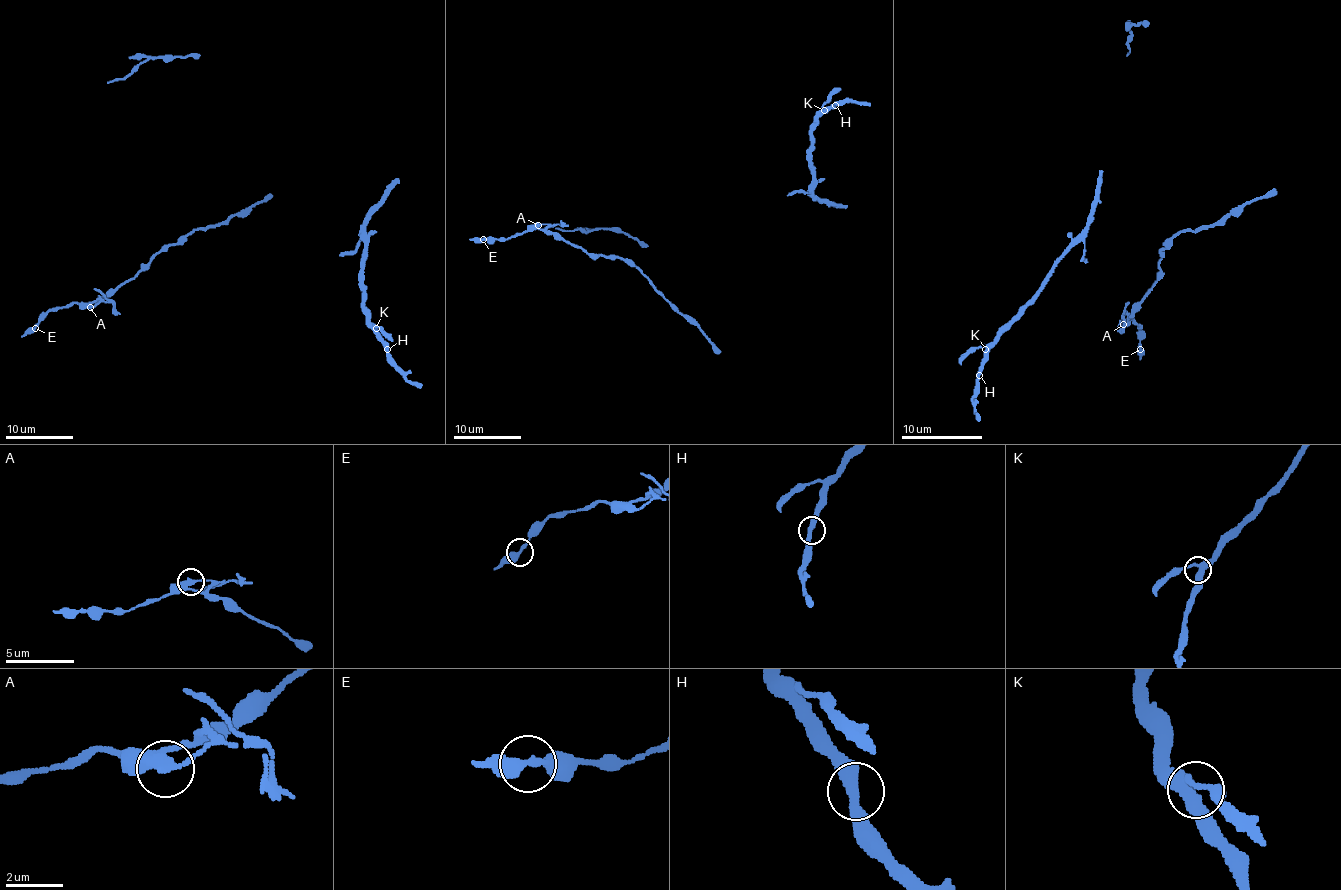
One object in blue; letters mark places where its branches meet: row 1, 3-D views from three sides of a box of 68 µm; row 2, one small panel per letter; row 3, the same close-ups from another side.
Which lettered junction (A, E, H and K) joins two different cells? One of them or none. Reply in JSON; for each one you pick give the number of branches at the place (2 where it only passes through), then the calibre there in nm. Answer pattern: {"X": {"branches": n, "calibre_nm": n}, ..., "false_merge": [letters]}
{"A": {"branches": 3, "calibre_nm": 300}, "false_merge": ["A"]}

